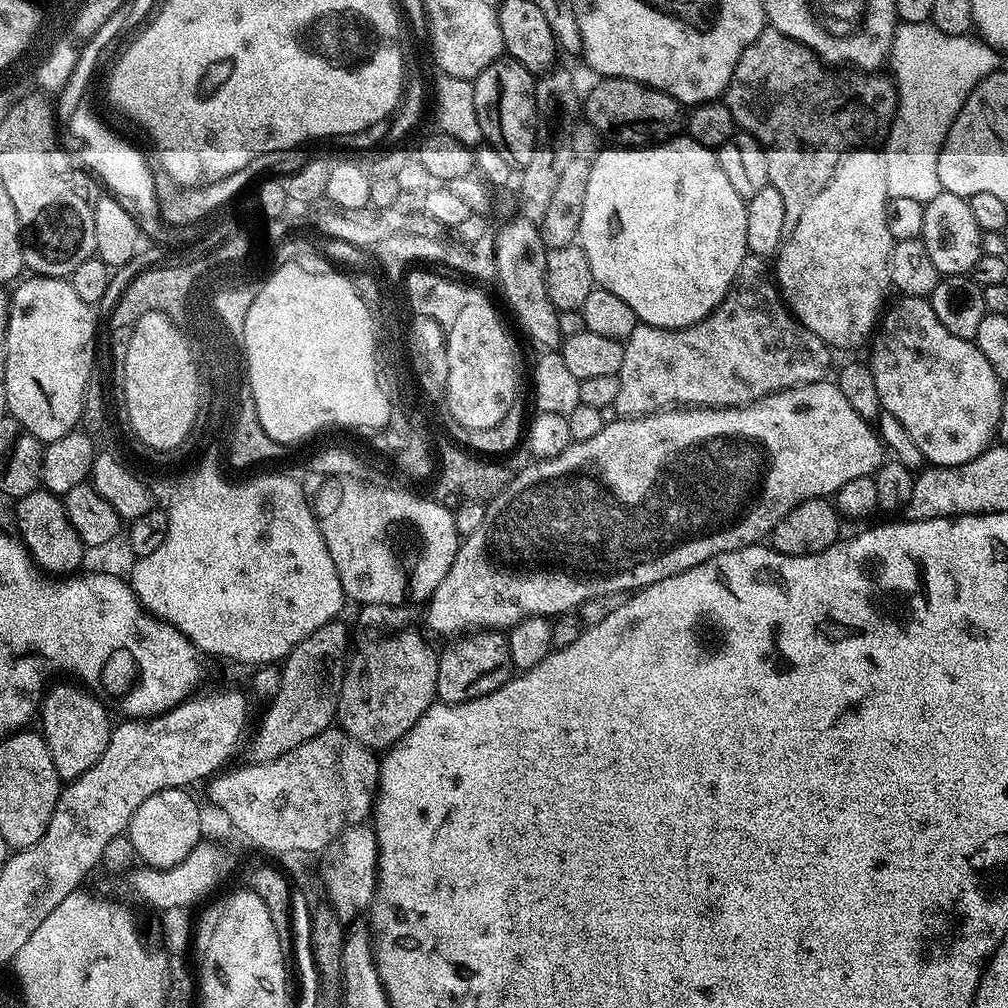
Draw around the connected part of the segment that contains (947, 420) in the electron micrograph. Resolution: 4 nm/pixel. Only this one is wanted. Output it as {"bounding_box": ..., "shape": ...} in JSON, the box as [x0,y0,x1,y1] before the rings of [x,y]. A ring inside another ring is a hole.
{"bounding_box":[870,296,1005,468],"shape":[[[900,296],[897,301],[893,308],[891,305],[887,309],[871,341],[870,367],[874,374],[874,386],[878,386],[881,409],[894,414],[894,418],[906,426],[906,434],[914,438],[914,446],[922,450],[929,465],[945,468],[970,462],[982,455],[997,439],[1000,407],[1005,395],[1000,389],[1002,381],[994,374],[990,362],[986,362],[986,354],[978,350],[975,342],[950,334],[950,330],[938,322],[938,314],[934,314],[931,299]]]}

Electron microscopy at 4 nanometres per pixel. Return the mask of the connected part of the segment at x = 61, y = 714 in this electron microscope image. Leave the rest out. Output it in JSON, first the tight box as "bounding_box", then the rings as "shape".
{"bounding_box":[38,684,114,782],"shape":[[[60,684],[57,688],[49,687],[43,693],[38,708],[38,720],[44,723],[42,735],[48,743],[61,781],[64,782],[76,780],[83,772],[90,770],[98,758],[102,758],[114,727],[113,721],[108,721],[107,710],[100,705],[103,703],[83,687],[75,687],[71,688],[68,684]]]}

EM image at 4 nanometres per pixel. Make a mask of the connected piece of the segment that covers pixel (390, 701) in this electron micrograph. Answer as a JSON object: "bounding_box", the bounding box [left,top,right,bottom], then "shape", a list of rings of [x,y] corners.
{"bounding_box":[336,631,440,748],"shape":[[[414,631],[393,632],[377,639],[365,659],[353,663],[351,673],[342,682],[336,720],[363,748],[391,748],[437,699],[440,657],[437,649],[428,645],[427,638]]]}

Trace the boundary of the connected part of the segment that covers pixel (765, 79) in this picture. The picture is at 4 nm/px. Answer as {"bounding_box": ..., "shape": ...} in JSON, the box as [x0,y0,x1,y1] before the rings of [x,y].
{"bounding_box":[722,26,896,218],"shape":[[[768,26],[762,34],[758,34],[758,38],[754,38],[752,48],[760,51],[757,56],[753,54],[745,54],[742,58],[738,58],[738,66],[734,66],[734,74],[728,83],[728,89],[724,91],[722,102],[730,110],[730,114],[734,118],[737,129],[741,132],[748,132],[764,147],[766,152],[766,166],[768,167],[768,182],[774,186],[774,190],[778,190],[778,194],[782,194],[782,198],[786,202],[786,214],[790,218],[799,216],[801,208],[810,203],[812,199],[819,194],[820,191],[832,181],[834,170],[838,166],[840,157],[845,153],[853,150],[863,149],[871,142],[875,136],[879,138],[887,137],[889,128],[892,127],[892,117],[896,114],[896,85],[887,75],[884,76],[867,76],[867,71],[852,70],[847,76],[847,71],[837,70],[835,67],[829,66],[812,51],[811,48],[804,44],[799,44],[794,38],[790,38],[786,34],[782,34],[777,28]]]}

